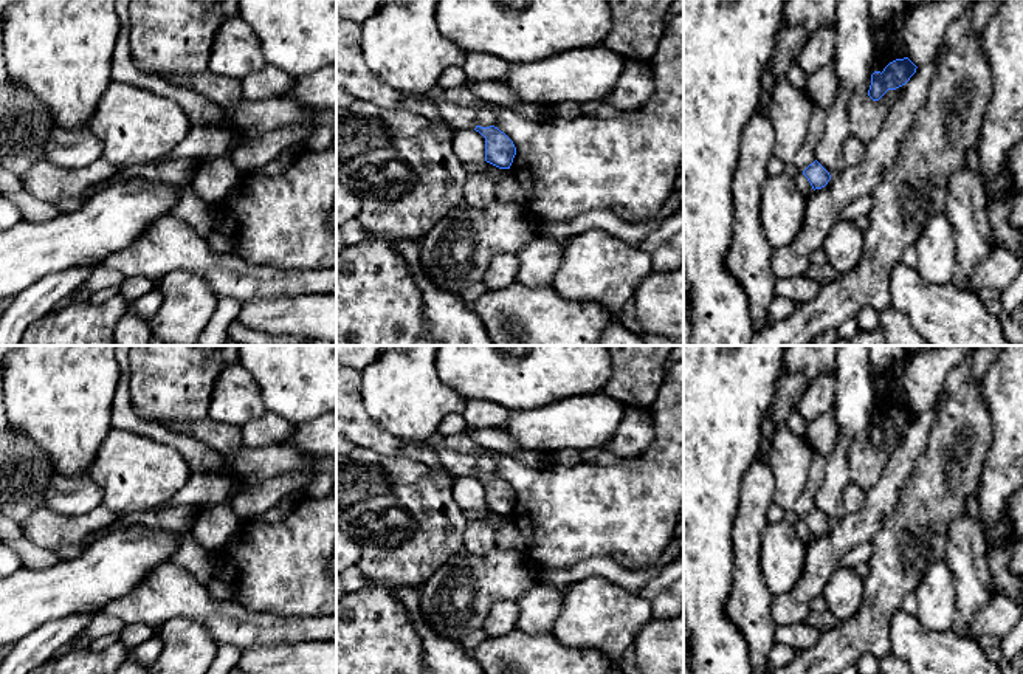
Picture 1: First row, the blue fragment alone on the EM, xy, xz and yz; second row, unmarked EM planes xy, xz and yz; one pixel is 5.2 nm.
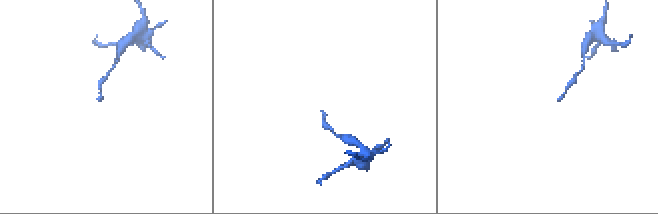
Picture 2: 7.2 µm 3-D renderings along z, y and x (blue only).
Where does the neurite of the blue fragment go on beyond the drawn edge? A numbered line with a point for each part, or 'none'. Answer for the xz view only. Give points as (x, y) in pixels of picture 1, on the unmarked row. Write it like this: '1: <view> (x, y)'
1: xz (459, 465)

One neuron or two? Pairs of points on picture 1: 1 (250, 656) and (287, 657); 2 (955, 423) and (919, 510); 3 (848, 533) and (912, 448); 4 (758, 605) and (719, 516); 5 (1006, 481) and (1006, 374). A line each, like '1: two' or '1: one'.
1: one
2: one
3: one
4: two
5: one

